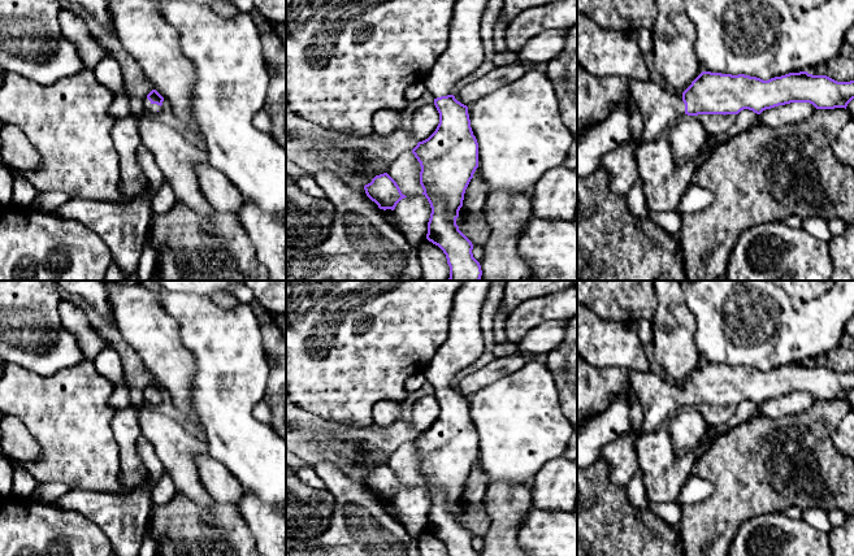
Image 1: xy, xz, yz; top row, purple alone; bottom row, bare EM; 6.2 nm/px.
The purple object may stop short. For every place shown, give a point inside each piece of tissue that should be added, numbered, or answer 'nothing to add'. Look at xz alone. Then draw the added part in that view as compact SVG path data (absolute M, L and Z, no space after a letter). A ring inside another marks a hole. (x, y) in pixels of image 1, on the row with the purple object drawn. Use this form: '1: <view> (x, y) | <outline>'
1: xz (464, 52) | M458 0L454 5L448 44L425 75L424 83L434 99L454 95L455 84L482 62L480 25L489 0Z

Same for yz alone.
1: yz (659, 108) | M630 79L632 104L636 105L645 120L643 133L634 138L629 129L629 105L614 105L602 122L597 122L577 133L577 179L590 175L601 168L602 157L624 143L634 143L637 148L651 136L660 136L685 114L682 94L672 94L651 81Z

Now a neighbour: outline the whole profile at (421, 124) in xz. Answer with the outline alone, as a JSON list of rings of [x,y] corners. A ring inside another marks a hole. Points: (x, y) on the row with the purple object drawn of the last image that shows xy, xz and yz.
[[[426,104],[407,117],[403,133],[417,143],[428,139],[439,123],[439,113],[434,104]]]

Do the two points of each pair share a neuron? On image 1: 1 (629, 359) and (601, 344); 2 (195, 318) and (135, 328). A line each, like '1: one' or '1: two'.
1: one
2: two

